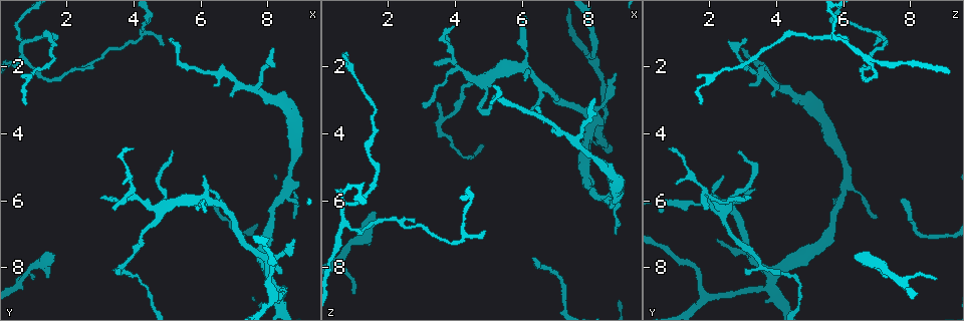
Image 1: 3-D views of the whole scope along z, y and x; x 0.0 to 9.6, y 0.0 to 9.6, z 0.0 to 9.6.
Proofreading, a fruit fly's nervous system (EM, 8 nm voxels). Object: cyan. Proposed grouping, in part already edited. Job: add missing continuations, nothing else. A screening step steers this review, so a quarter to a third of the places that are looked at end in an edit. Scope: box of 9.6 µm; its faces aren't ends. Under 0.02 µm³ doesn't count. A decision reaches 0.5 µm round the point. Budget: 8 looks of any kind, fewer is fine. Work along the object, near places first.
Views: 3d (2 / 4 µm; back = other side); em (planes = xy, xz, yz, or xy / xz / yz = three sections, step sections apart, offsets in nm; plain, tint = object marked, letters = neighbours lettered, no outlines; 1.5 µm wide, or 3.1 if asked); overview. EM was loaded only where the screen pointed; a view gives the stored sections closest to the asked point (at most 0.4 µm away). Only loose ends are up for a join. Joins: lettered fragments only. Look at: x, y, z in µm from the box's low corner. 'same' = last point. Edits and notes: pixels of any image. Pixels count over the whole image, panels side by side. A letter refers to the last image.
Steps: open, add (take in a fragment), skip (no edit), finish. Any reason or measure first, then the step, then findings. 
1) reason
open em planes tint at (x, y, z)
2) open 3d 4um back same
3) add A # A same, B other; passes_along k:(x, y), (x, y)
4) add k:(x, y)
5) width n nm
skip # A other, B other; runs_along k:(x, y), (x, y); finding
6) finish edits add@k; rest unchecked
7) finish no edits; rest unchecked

free end
open em planes letters at (8.10, 1.40, 3.00)

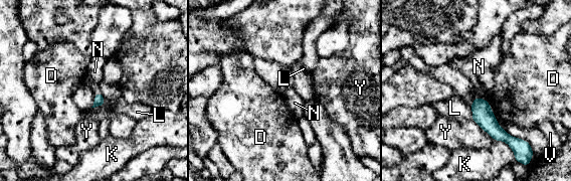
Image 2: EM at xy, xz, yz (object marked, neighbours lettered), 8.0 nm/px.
longest_contact Y 220 nm
skip # D other, K other, L other, N other, V other, Y other; border 2:(480, 97), (485, 100); none of them fits

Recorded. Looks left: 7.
tapers out
open em planes letters at (6.25, 5.60, 3.35)

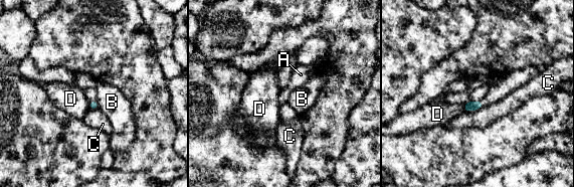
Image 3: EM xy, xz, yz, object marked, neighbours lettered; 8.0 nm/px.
skip # A other, B other, C other, D other; none of them fits

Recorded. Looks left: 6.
thin end
open em xy step 8 letters at (0.60, 2.35, 1.60)

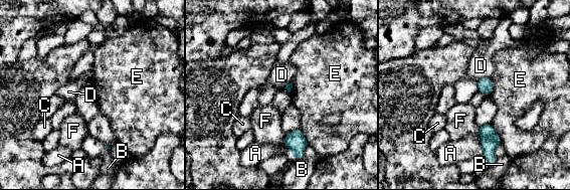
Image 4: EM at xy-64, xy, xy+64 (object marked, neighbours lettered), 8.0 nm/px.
skip # A other, B other, C other, D other, E other, F other; border 4:(490, 76), (483, 77), (478, 81); no lettered fragment goes on from it

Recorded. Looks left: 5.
finish no edits; rest unchecked

